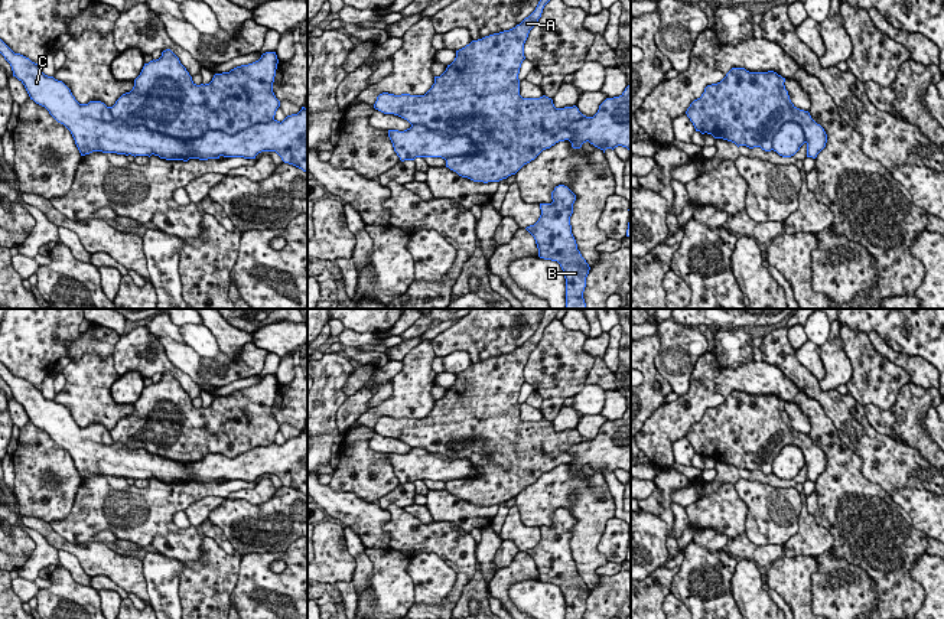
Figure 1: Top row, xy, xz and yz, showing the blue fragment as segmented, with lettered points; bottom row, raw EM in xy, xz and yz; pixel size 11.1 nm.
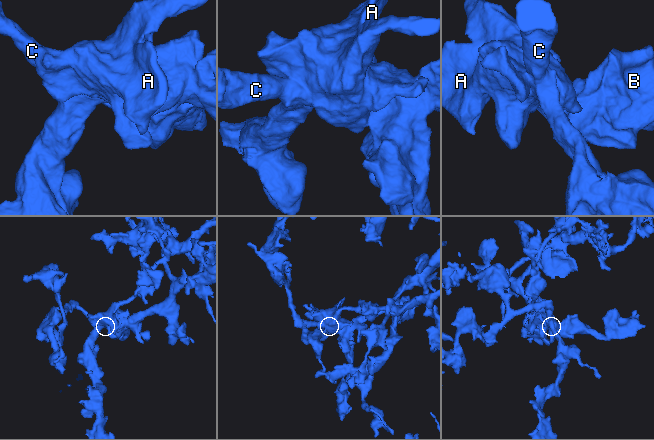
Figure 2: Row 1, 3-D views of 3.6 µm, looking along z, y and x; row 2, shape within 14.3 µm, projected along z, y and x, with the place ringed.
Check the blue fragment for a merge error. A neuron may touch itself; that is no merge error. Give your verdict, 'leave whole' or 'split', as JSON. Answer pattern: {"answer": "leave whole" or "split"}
{"answer": "split"}

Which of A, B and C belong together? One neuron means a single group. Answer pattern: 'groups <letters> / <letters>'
groups A / B C

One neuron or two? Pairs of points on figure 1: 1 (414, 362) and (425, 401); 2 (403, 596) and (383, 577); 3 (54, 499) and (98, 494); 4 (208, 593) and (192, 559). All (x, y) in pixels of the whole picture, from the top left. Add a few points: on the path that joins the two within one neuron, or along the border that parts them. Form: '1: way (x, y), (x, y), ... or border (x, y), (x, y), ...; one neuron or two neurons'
1: way (416, 372), (416, 391); one neuron
2: way (399, 593), (387, 582); one neuron
3: border (81, 479), (70, 512), (64, 518), (51, 521); two neurons
4: way (207, 585), (207, 573), (201, 567); one neuron

